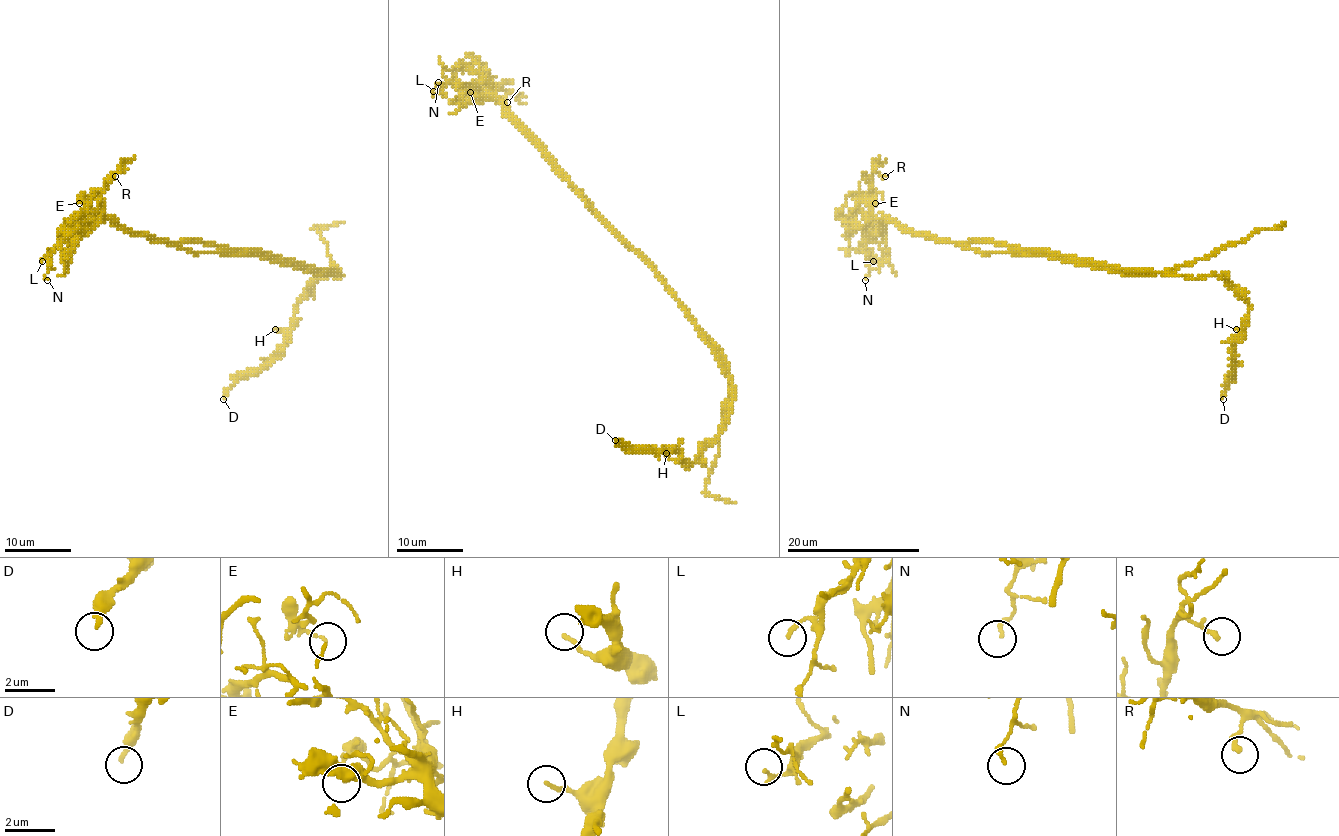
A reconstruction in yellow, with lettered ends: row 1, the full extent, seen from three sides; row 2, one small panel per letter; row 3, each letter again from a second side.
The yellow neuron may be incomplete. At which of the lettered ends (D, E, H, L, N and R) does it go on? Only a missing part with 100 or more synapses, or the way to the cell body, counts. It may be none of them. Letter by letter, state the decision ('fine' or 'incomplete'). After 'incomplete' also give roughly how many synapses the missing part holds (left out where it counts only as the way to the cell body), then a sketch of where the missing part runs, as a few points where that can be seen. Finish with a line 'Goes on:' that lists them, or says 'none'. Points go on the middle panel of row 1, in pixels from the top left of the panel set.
D: fine
E: fine
H: fine
L: fine
N: fine
R: fine
Goes on: none

